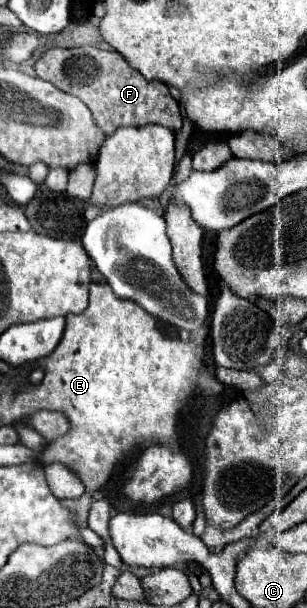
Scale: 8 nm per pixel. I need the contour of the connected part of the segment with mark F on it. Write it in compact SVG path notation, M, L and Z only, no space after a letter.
M93 46L83 48L49 48L35 62L37 76L49 80L59 90L81 98L93 114L95 124L111 136L121 126L159 124L171 130L181 128L179 102L171 96L169 88L157 80L145 80L131 68L119 52L101 50Z

